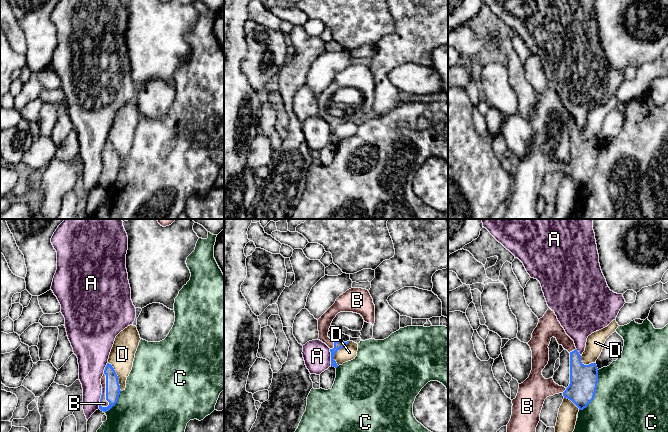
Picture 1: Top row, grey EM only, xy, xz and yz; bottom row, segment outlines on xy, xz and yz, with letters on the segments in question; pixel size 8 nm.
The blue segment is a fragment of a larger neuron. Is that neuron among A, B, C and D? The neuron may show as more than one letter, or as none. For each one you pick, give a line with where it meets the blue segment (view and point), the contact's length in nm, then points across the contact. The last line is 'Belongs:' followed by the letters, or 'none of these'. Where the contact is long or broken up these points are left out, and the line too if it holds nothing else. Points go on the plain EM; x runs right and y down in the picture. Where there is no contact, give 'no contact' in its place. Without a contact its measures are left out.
B: contact xy (106, 168); length 280 nm
Belongs: B

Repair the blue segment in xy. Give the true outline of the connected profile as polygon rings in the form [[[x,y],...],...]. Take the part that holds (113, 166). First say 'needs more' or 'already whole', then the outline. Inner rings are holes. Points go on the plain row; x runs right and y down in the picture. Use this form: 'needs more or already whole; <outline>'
needs more; [[[107,139],[104,150],[101,154],[102,171],[99,185],[103,188],[109,187],[118,177],[120,171],[120,161],[118,152],[111,140]]]

